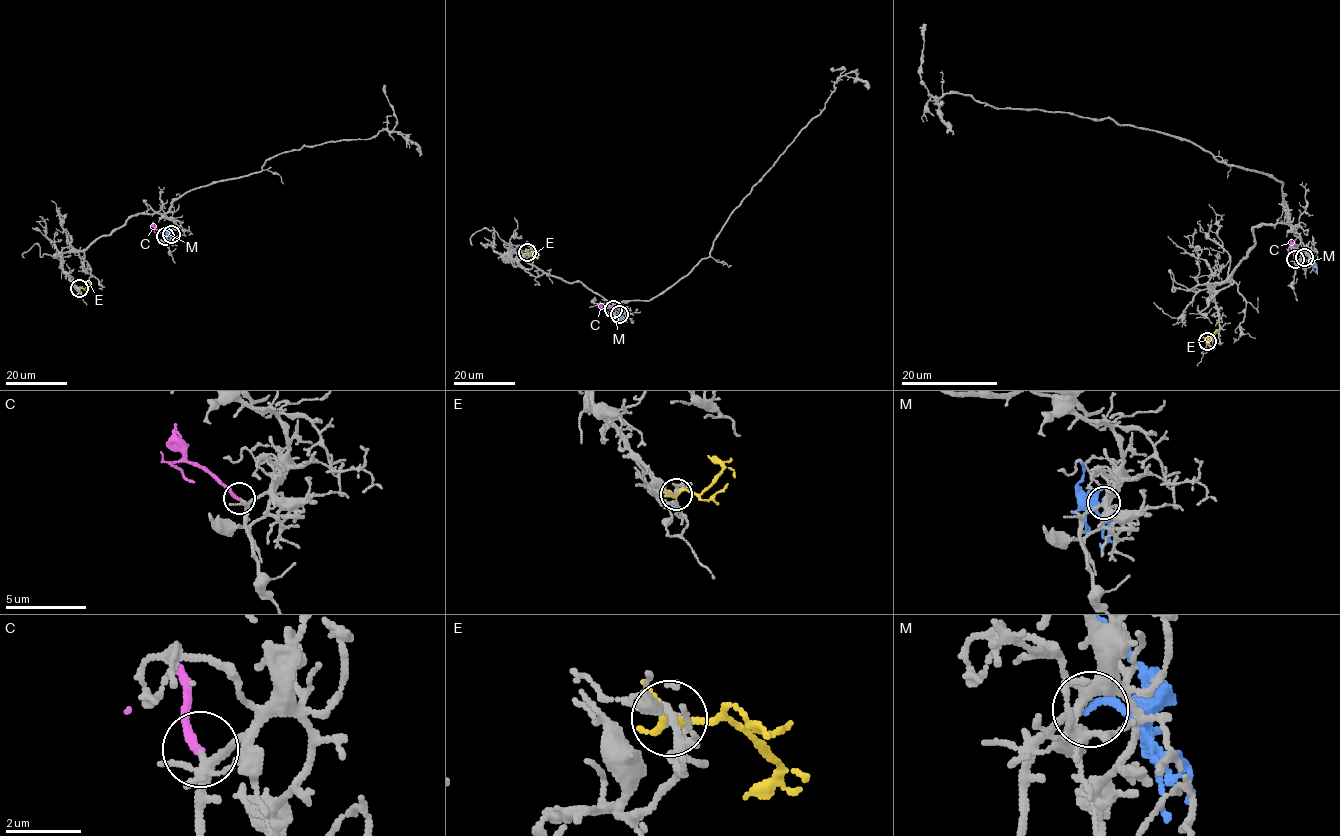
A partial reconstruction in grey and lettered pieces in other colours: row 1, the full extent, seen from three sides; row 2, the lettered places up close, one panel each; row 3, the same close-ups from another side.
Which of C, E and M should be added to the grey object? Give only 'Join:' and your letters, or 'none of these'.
Join: C

